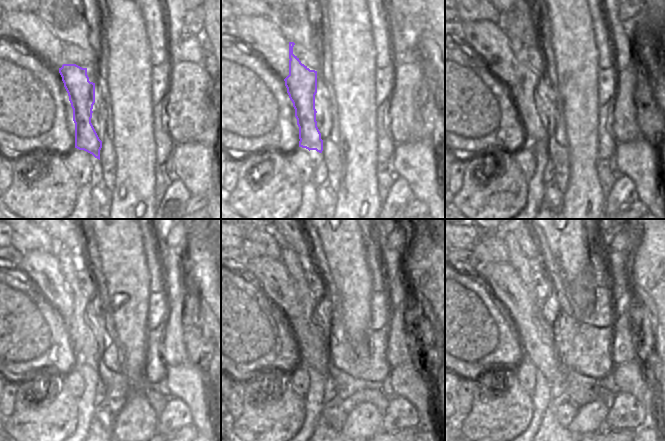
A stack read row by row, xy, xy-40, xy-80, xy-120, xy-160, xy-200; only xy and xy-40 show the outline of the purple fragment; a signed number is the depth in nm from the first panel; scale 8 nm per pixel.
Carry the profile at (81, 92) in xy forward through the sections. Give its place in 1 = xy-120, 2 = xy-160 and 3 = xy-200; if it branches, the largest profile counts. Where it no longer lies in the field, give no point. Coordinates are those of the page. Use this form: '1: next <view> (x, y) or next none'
1: next xy-120 (84, 341)
2: next xy-160 (295, 264)
3: next xy-200 (520, 263)

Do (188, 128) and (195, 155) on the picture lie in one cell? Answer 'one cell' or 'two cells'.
two cells

